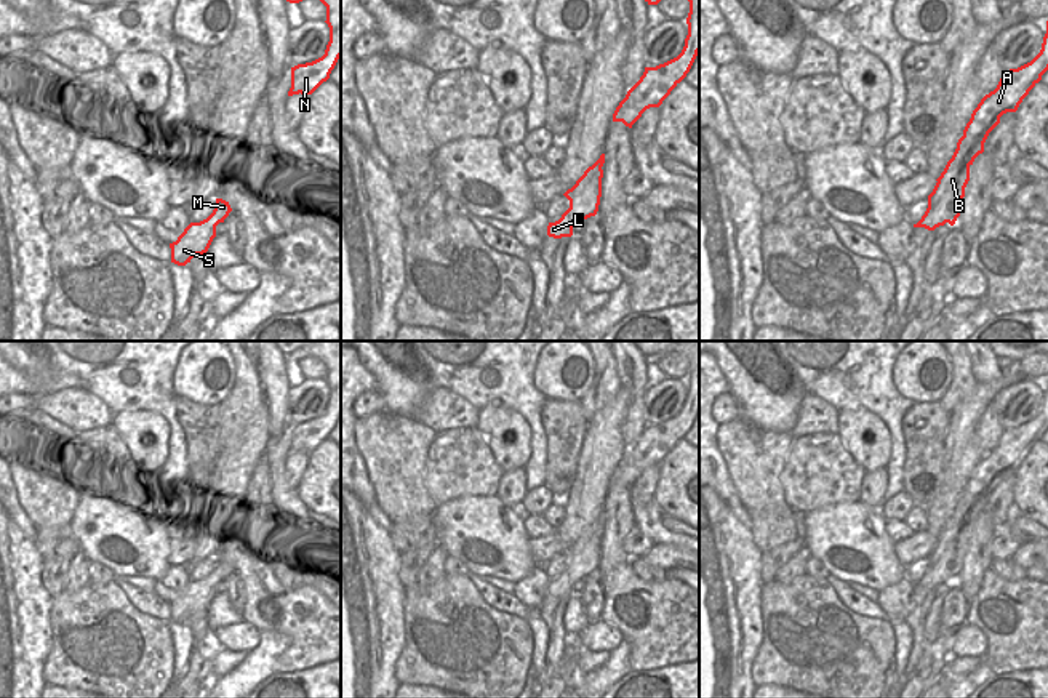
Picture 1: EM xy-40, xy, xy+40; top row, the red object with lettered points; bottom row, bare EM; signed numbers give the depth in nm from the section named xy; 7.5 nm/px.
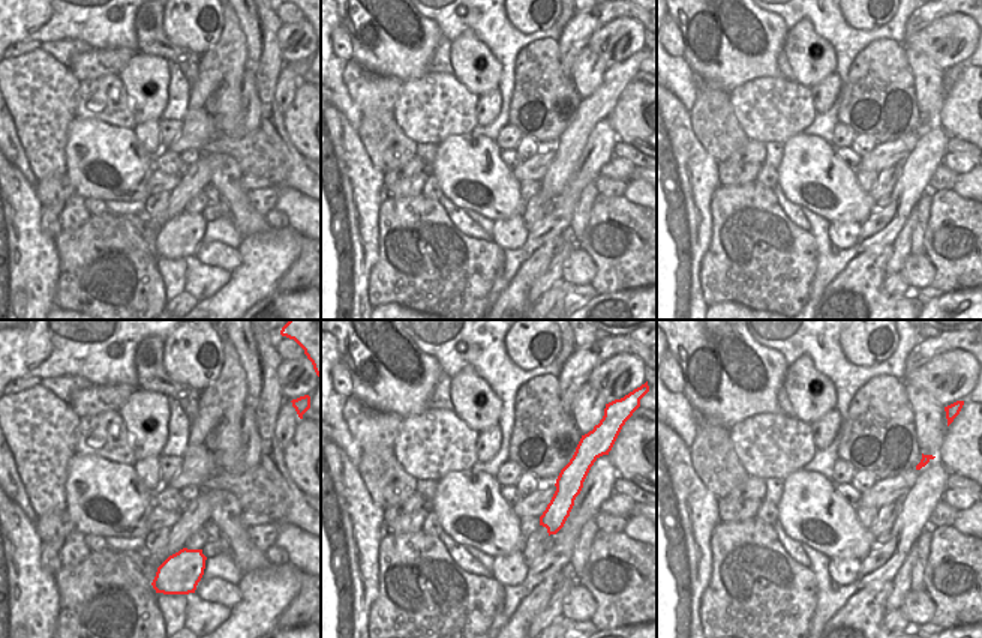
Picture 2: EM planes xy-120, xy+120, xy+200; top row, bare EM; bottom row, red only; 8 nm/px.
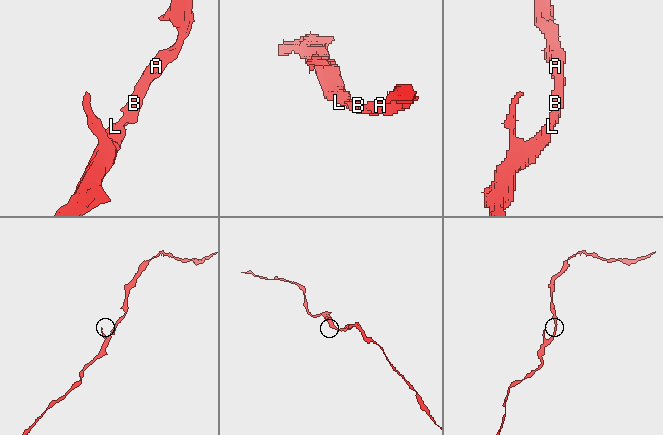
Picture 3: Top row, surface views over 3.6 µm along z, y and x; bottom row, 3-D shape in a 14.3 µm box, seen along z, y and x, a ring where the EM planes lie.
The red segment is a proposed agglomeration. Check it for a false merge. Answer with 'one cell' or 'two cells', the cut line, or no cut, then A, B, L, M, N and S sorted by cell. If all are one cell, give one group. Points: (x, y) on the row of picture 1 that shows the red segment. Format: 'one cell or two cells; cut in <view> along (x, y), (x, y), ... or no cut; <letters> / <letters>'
one cell; no cut; A B L M N S

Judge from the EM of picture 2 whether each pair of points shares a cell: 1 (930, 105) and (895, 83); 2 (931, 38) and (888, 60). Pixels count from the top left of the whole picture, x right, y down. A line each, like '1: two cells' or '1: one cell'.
1: two cells
2: two cells

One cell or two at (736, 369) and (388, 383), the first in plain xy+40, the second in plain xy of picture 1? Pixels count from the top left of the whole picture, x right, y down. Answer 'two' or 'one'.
one

